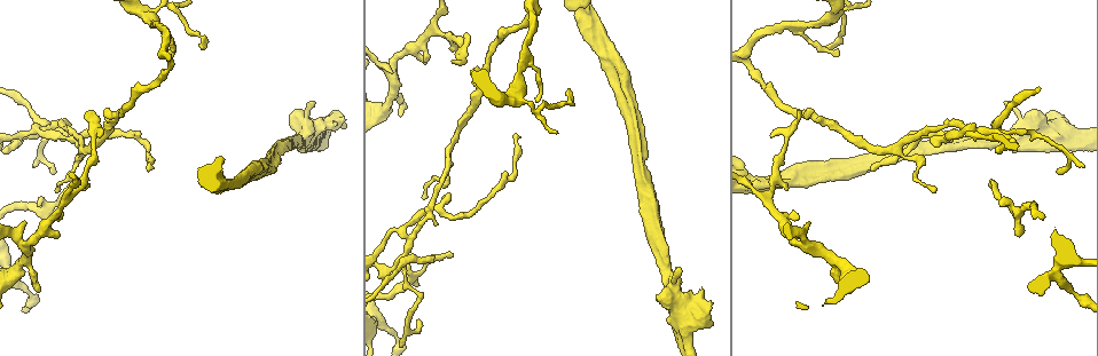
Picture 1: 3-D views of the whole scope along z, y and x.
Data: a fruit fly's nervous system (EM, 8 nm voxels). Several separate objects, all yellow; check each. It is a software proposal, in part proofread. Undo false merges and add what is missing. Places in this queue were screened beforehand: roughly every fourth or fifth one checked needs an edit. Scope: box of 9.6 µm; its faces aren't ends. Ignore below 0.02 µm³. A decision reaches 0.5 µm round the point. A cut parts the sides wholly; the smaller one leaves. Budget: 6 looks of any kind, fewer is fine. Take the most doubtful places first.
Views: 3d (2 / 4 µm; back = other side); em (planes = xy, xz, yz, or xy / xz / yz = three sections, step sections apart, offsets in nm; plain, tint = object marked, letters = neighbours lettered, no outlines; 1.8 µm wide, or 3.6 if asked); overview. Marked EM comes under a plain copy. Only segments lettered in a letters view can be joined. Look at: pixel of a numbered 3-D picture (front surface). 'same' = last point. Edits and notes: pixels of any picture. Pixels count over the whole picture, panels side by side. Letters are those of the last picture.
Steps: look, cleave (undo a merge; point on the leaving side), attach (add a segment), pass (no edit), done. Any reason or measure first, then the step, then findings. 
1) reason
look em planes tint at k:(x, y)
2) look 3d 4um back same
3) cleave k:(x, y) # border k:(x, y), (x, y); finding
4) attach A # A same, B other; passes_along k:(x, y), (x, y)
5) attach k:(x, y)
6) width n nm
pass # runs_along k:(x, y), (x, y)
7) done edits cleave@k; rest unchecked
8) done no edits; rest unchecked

sharp bend
look 3d 4um at 1:(409, 251)

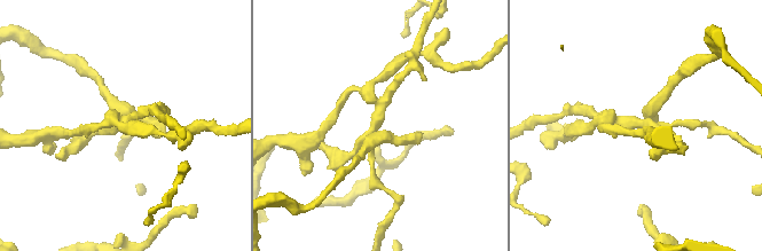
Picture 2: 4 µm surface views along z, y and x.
look em planes tint at 2:(120, 118)

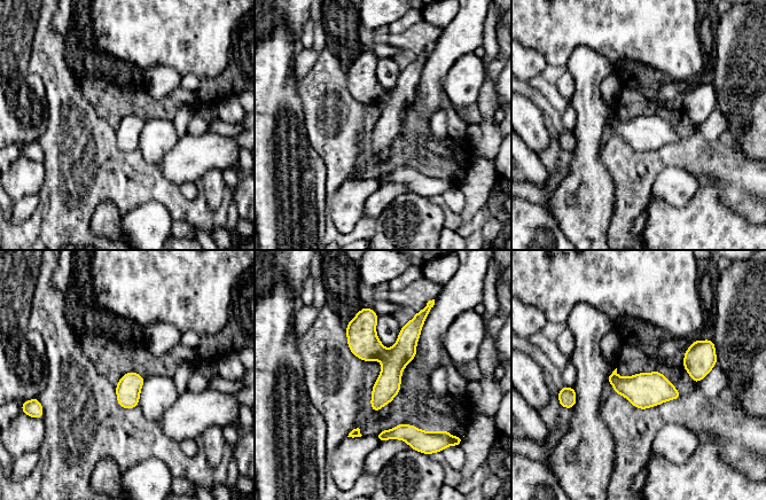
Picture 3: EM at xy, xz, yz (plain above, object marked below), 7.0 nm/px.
look em planes letters same

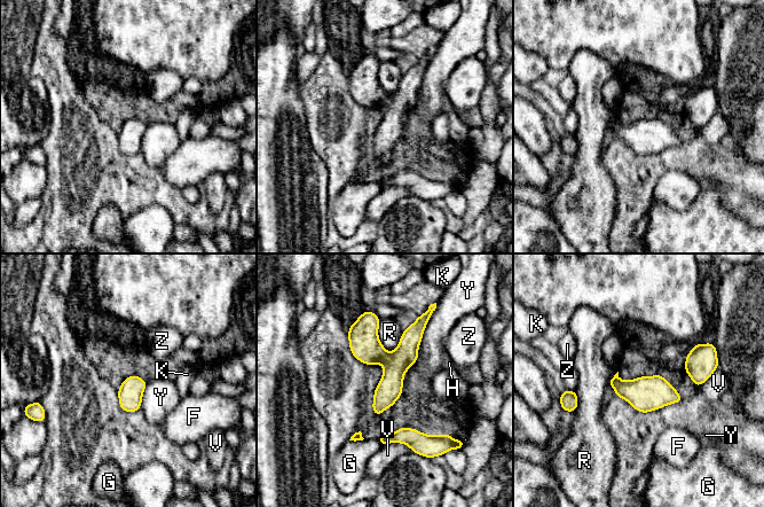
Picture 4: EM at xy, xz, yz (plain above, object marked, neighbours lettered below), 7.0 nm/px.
cleave 4:(395, 364) # F other, G other, H other, K other, R other, V other, Y other, Z other; border 4:(386, 352), (378, 361); a second neuron is stuck on

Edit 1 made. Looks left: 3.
look overview

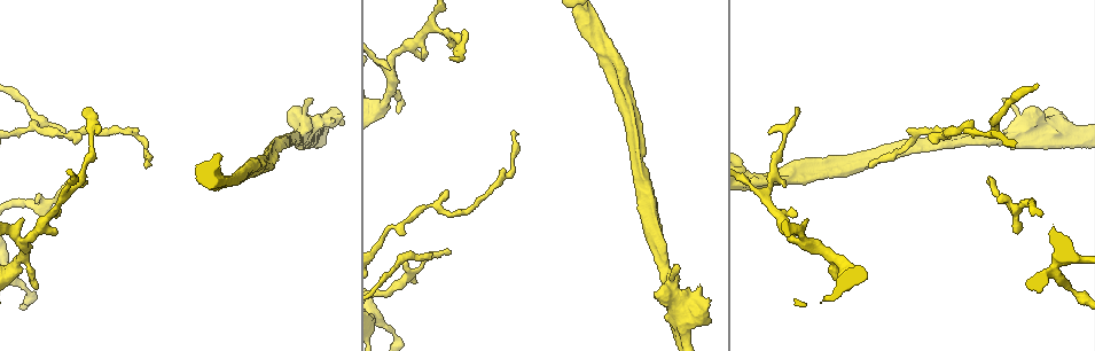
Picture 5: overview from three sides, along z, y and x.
thick end
look 3d 4um at 5:(705, 324)

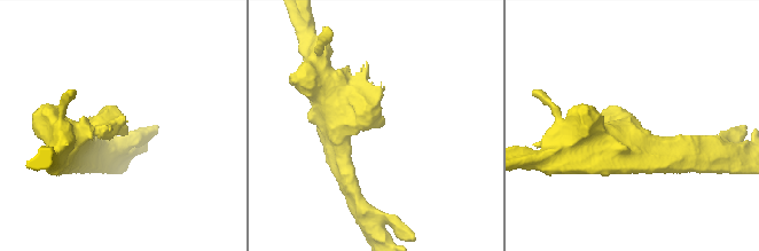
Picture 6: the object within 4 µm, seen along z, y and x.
now the EM
look em planes letters at 6:(382, 125)

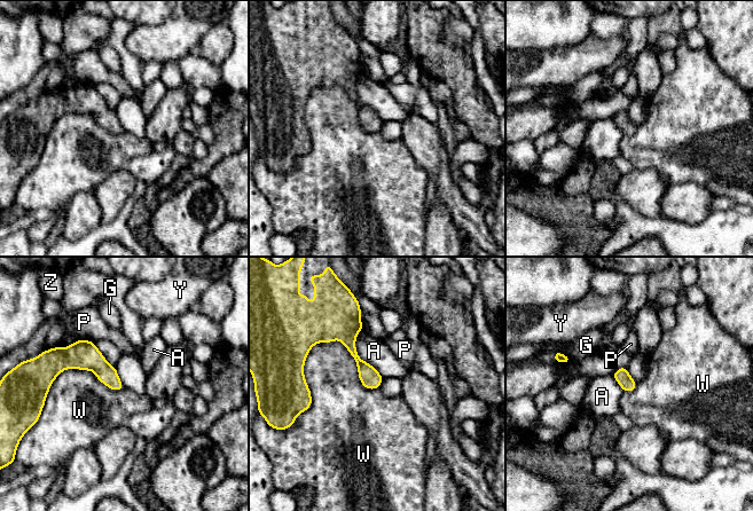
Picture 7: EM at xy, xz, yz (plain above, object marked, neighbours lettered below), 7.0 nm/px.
pass # A other, G other, P other, W other, Y other, Z other; runs_along 7:(353, 321), (351, 350), (373, 386); none of them fits

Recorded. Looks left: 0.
done edits cleave@4; rest unchecked

